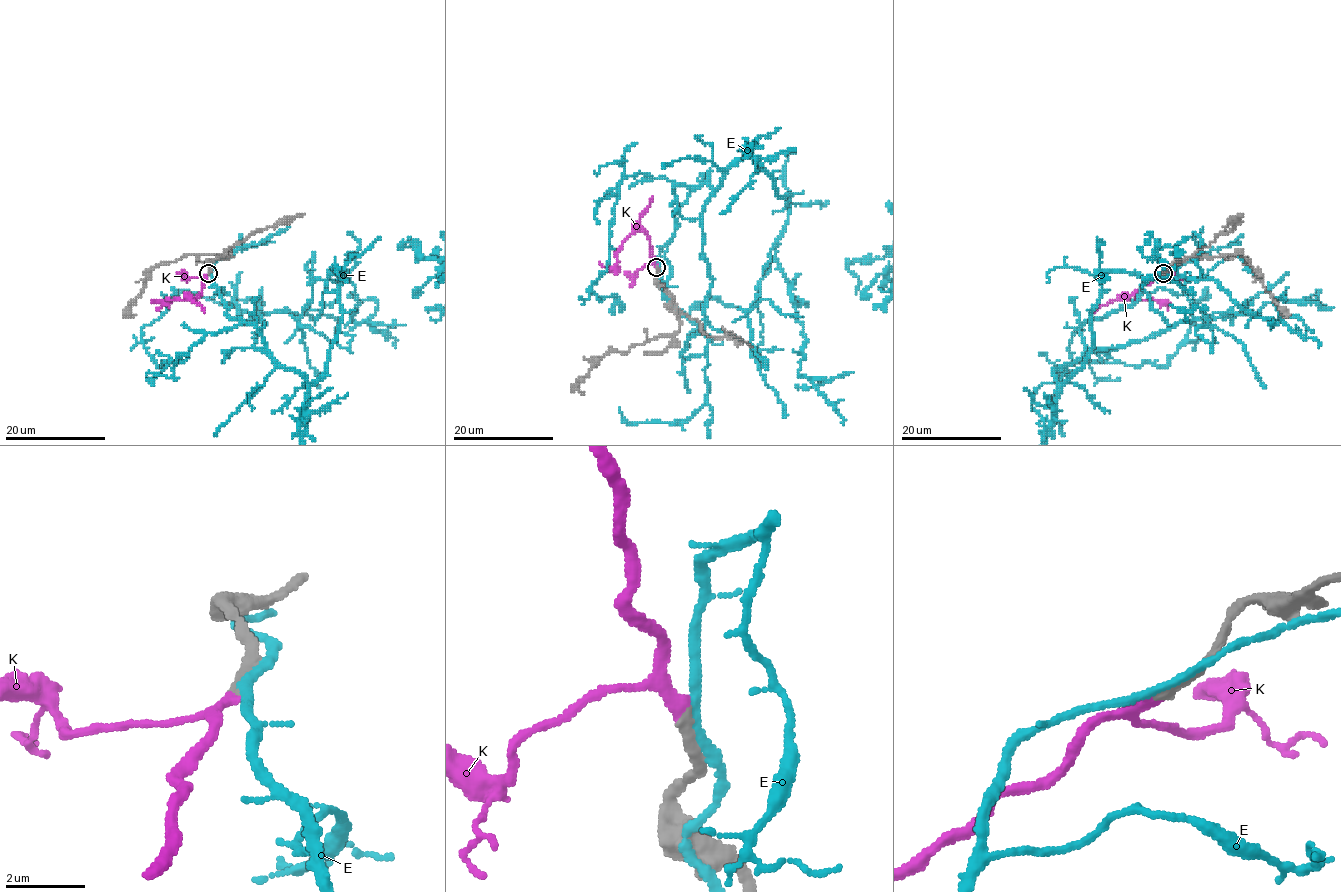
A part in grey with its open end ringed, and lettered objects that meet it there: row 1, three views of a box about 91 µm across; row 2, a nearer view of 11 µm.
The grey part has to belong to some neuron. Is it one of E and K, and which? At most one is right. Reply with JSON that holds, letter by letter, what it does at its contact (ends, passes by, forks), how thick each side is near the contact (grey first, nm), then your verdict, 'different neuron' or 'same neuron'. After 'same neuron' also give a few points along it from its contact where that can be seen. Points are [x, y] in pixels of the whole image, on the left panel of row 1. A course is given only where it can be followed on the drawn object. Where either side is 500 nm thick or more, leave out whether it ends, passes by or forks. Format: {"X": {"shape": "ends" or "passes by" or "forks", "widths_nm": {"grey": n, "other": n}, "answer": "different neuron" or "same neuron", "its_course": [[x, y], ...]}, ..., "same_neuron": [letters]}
{"E": {"shape": "passes by", "widths_nm": {"grey": 320, "other": 200}, "answer": "different neuron"}, "K": {"shape": "ends", "widths_nm": {"grey": 260, "other": 280}, "answer": "same neuron", "its_course": [[209, 272], [202, 283], [202, 290], [193, 298], [150, 300]]}, "same_neuron": ["K"]}

